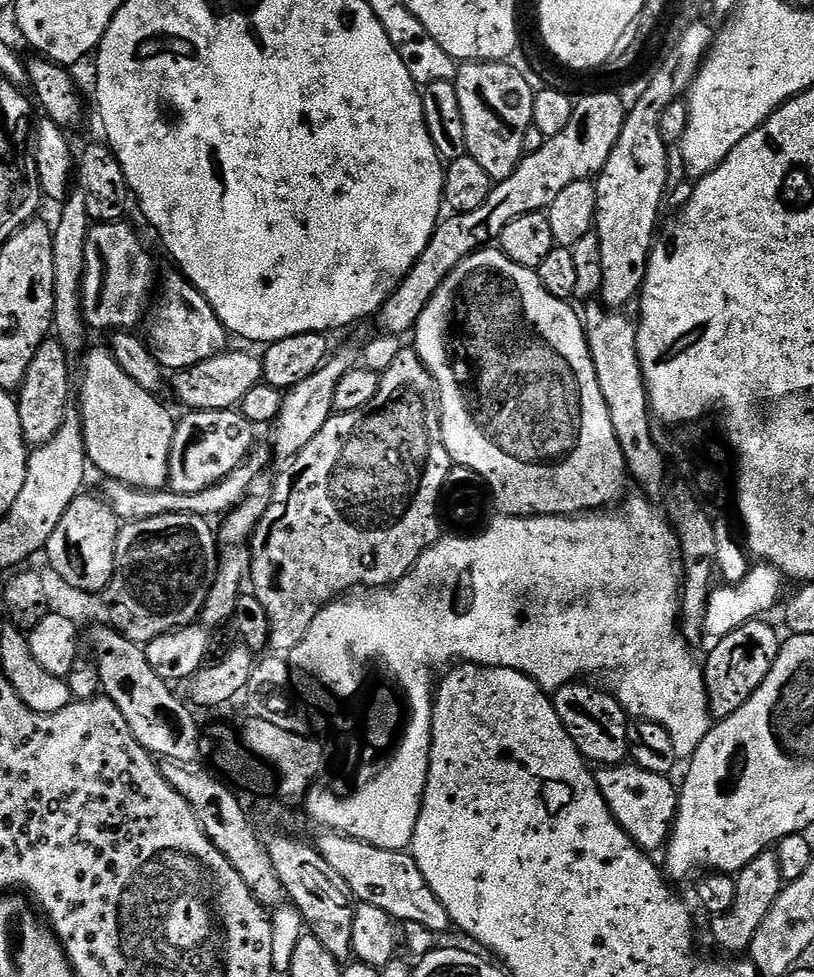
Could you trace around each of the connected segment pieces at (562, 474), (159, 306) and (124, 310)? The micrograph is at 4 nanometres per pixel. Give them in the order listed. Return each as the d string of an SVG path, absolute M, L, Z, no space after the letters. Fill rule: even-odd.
M499 247L481 248L479 252L470 254L438 286L434 298L422 310L422 318L418 318L414 329L414 347L422 358L426 370L436 383L436 391L440 398L440 429L442 442L446 446L448 456L453 465L474 470L484 479L492 491L492 498L497 509L505 516L574 516L588 514L593 510L604 510L616 499L619 501L625 495L624 480L626 481L625 461L622 447L619 446L618 435L614 432L610 410L607 409L606 399L598 384L591 351L588 349L588 333L585 331L581 313L572 309L573 305L566 300L554 298L546 286L542 286L539 271L518 266Z
M172 270L165 280L163 277L159 281L158 295L146 316L147 324L148 349L164 370L189 368L206 358L214 358L229 347L230 333L210 306L210 302L176 270ZM159 292L160 297L158 297Z
M128 222L93 223L89 227L86 238L86 270L82 286L84 323L89 329L135 329L135 324L145 319L150 297L157 284L156 264L152 261L143 238L128 225Z

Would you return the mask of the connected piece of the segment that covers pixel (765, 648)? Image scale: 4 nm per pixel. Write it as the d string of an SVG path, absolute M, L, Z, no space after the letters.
M762 618L744 623L713 643L715 646L702 667L708 708L715 721L722 721L736 713L753 696L754 690L765 681L766 675L773 668L781 643L781 636Z

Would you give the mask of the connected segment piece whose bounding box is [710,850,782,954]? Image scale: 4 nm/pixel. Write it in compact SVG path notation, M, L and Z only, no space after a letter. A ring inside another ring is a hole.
M769 850L754 858L735 877L736 897L733 906L724 915L713 915L712 940L721 948L724 954L744 954L752 947L754 934L758 934L758 926L766 914L770 914L770 906L778 898L782 887L780 874L780 859L775 851Z

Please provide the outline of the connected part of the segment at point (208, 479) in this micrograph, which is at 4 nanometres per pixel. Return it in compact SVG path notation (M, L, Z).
M227 408L226 410L206 410L183 413L184 417L176 420L174 442L170 446L170 466L168 467L167 487L178 494L198 494L226 478L241 464L249 459L248 451L252 448L254 426L245 418L243 411Z

